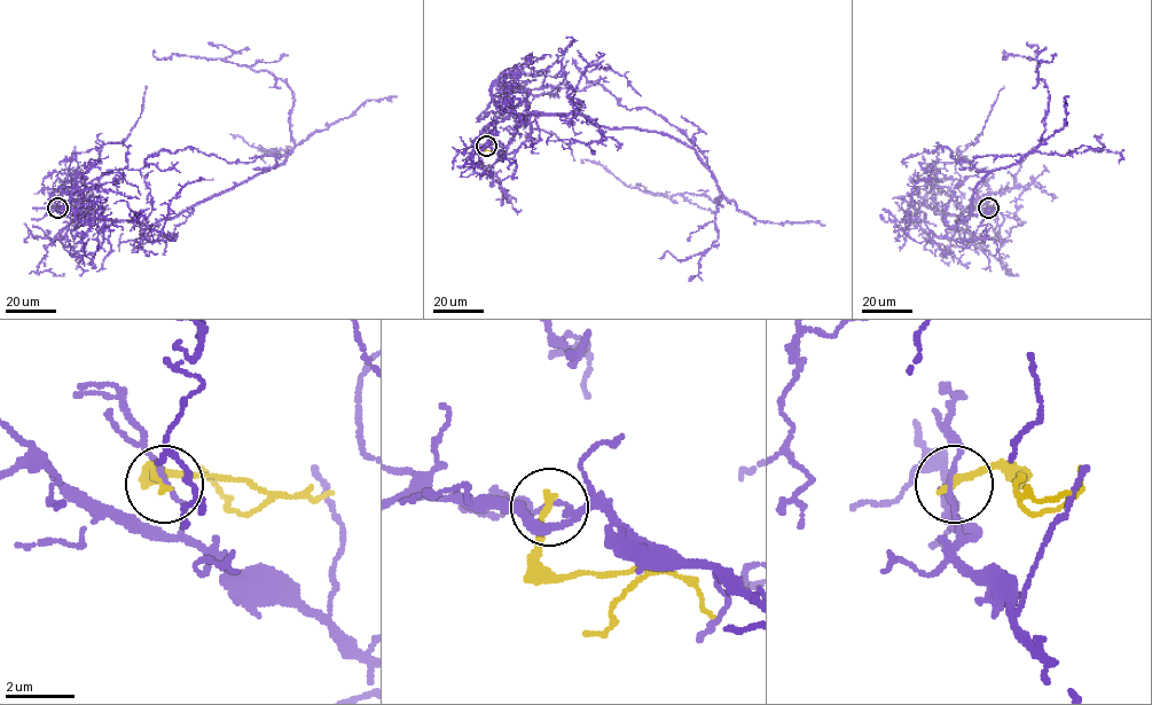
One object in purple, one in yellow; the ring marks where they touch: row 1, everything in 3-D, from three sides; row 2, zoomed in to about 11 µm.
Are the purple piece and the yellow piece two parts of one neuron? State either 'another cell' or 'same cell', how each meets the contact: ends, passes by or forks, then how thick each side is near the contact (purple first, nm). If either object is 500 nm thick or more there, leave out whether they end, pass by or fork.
another cell | purple passes by | yellow ends | 110/220 nm

